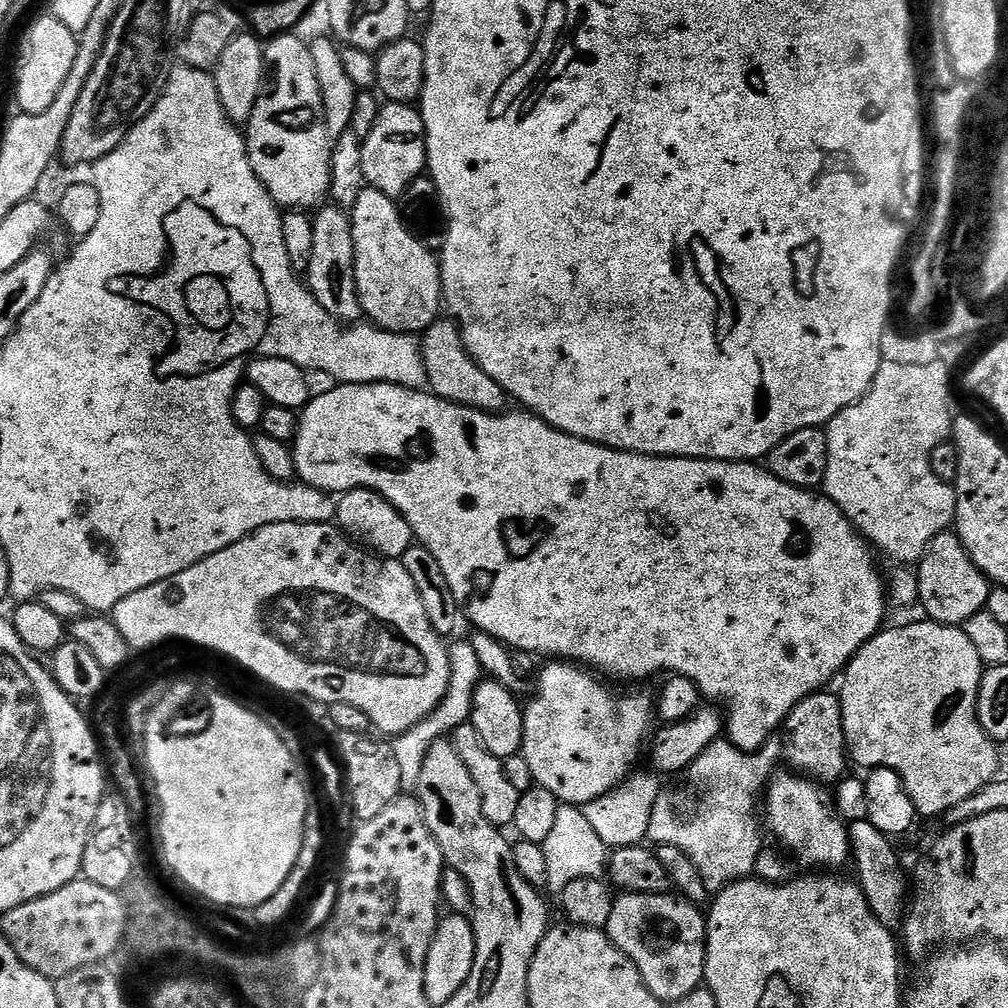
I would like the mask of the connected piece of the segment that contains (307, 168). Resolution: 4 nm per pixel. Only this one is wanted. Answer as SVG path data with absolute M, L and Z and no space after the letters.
M285 34L267 41L264 49L264 89L260 91L252 117L247 122L246 143L250 166L254 174L258 174L262 186L266 186L275 204L284 210L316 210L329 199L332 191L330 162L333 141L328 135L328 127L324 121L322 94L318 86L318 74L314 74L312 49L298 37L296 34Z

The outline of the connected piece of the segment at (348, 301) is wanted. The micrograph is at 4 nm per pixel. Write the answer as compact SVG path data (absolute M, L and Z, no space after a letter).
M324 206L315 213L314 254L310 254L310 266L306 270L308 291L314 294L318 306L330 313L345 326L352 326L361 319L362 309L356 275L354 274L354 238L349 213L343 208Z

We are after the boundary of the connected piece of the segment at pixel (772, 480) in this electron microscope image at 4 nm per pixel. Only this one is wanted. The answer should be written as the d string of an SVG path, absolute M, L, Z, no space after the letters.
M337 383L332 387L336 388L322 393L321 396L313 395L308 403L304 405L299 413L300 425L296 431L296 439L291 445L293 462L296 463L295 475L307 487L316 488L320 492L329 494L343 494L352 492L355 488L369 488L372 492L385 496L400 511L402 518L406 518L406 522L412 528L413 537L419 541L423 548L430 550L430 554L434 554L438 566L442 566L442 574L446 574L446 582L450 582L450 590L454 590L454 598L458 598L461 610L468 617L469 625L473 629L490 634L495 640L499 640L501 644L515 650L517 653L533 652L536 656L548 656L544 658L559 658L564 662L579 662L583 667L597 674L603 674L609 681L611 681L610 679L644 680L647 676L656 676L659 672L664 671L664 673L674 676L690 678L690 682L694 682L698 686L701 697L705 701L720 706L720 703L724 700L726 739L734 746L738 746L738 750L743 752L758 751L769 737L781 731L784 719L791 714L794 706L798 706L798 702L802 702L807 696L812 696L815 692L827 689L829 687L828 683L832 679L835 681L843 673L844 669L848 667L848 663L858 654L858 650L862 650L864 643L874 639L876 633L885 627L884 615L887 614L888 610L890 611L889 593L886 591L885 577L880 577L880 572L876 569L875 558L877 559L877 557L874 555L868 541L844 517L842 510L838 510L838 506L833 500L829 500L827 496L811 488L790 486L790 482L782 482L782 478L778 478L774 473L769 472L767 467L761 466L759 463L743 460L695 460L689 456L647 456L637 452L620 452L616 448L607 448L601 444L571 436L557 428L552 428L541 416L535 416L534 413L527 410L516 410L520 412L505 410L499 414L483 412L477 408L451 404L448 400L443 400L441 396L432 395L431 391L428 390L403 388L397 384L369 386L367 384Z

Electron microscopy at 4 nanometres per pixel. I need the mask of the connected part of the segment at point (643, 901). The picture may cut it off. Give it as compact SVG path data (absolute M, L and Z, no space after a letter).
M629 892L616 896L606 929L608 937L638 966L644 984L661 1002L682 998L704 984L706 916L700 911L692 901L676 894L647 896Z

